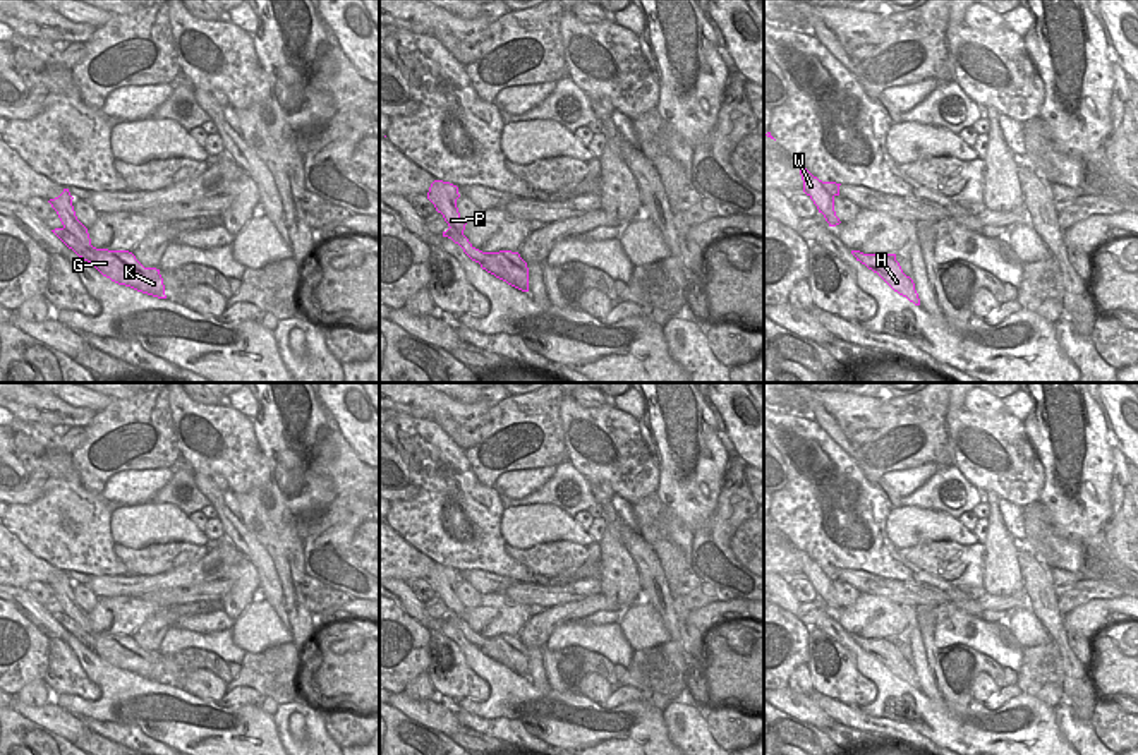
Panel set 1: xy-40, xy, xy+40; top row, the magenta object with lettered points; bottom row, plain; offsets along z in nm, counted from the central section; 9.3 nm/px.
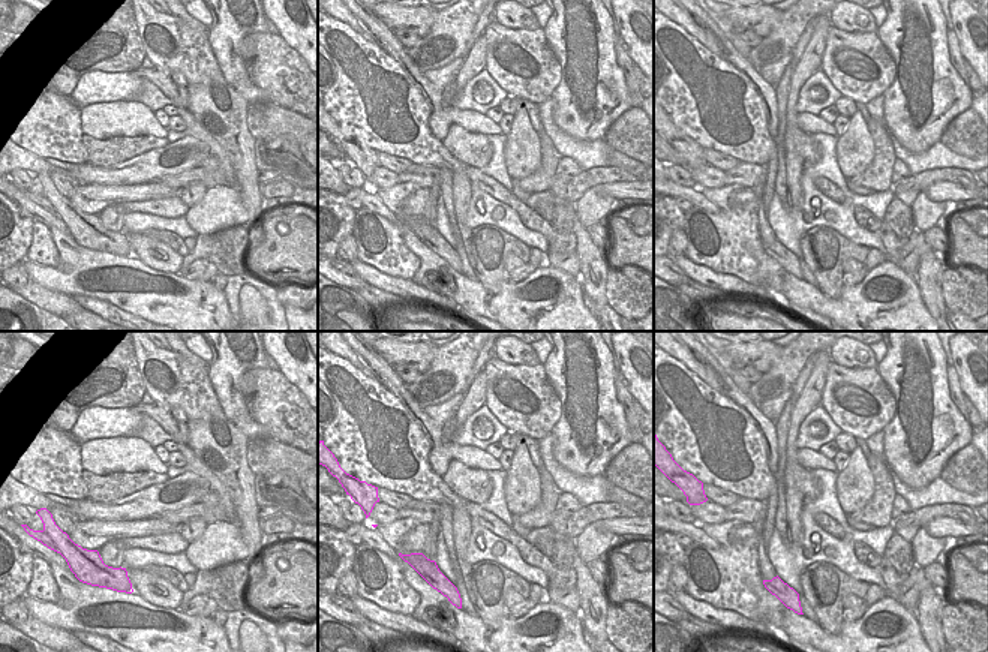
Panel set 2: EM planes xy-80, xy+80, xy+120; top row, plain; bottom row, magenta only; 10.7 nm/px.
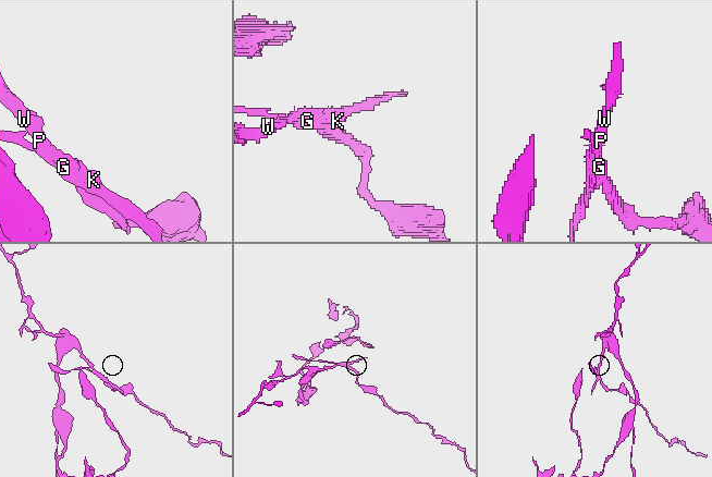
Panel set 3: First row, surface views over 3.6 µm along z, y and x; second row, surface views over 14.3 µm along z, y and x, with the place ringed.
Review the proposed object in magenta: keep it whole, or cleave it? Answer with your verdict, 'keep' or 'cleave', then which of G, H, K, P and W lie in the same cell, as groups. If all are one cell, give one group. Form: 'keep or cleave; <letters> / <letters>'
cleave; G K P W / H

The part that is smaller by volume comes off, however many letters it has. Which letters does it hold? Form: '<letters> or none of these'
H

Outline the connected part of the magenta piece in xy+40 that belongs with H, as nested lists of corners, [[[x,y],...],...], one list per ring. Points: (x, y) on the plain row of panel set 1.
[[[851,635],[851,638],[865,649],[867,652],[874,650],[877,659],[899,680],[906,681],[915,690],[920,690],[918,678],[915,674],[915,667],[910,661],[906,661],[899,650],[899,647],[893,642],[874,642],[870,638],[863,638],[860,635]]]

